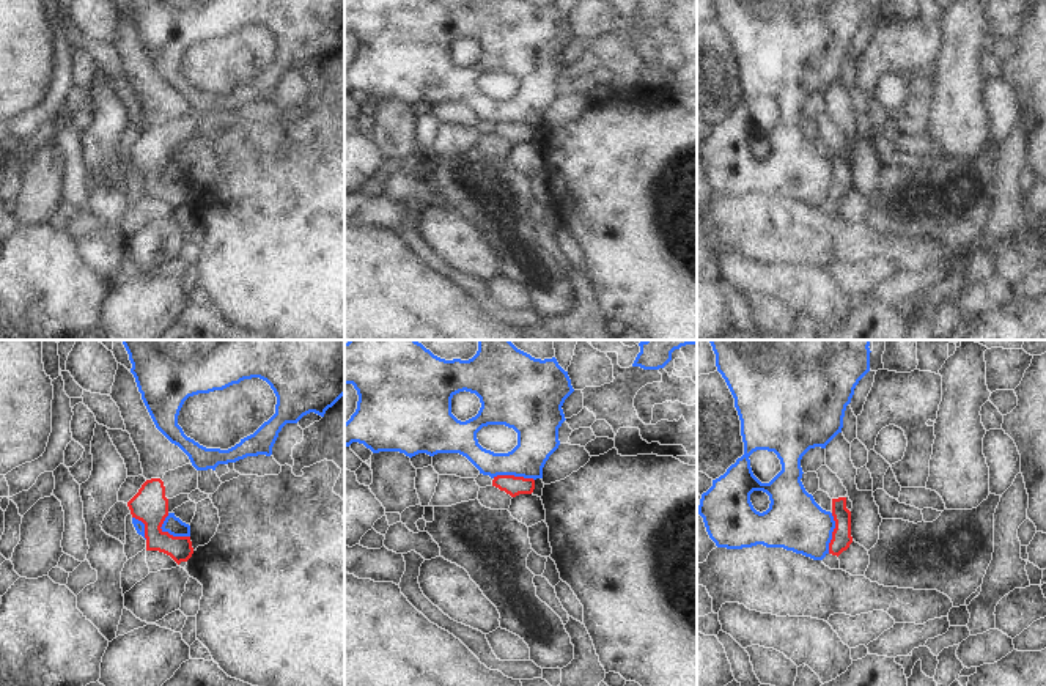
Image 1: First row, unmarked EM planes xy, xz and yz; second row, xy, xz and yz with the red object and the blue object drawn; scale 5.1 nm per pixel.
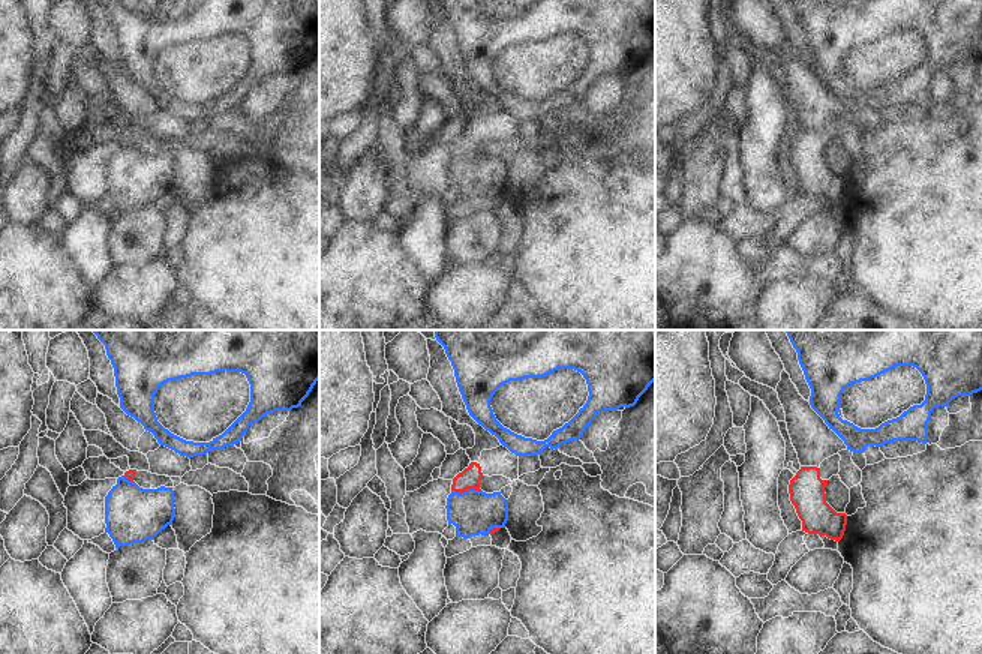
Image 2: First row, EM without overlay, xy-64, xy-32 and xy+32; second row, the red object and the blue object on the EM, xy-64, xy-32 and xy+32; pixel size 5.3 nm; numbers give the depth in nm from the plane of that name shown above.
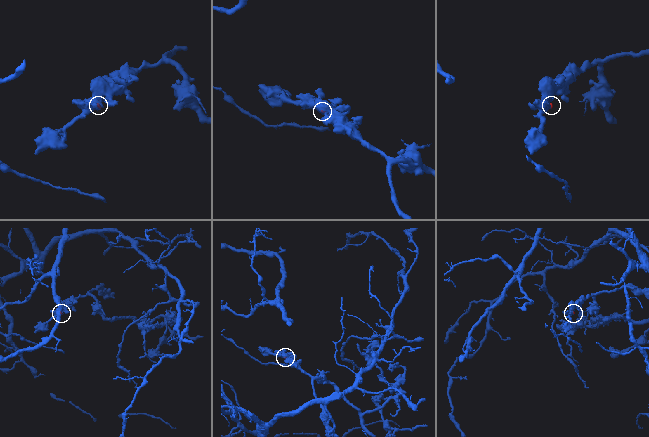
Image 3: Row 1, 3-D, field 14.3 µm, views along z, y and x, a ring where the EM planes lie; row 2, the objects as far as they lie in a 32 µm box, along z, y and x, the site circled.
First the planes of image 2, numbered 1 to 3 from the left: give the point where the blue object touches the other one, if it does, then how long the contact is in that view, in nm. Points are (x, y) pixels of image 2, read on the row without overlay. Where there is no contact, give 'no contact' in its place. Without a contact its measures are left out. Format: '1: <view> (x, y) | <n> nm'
1: xy-64 (128, 143) | 70 nm
2: xy-32 (467, 153) | 160 nm
3: no contact

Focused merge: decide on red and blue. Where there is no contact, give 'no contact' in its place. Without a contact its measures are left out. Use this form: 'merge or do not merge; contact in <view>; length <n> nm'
do not merge; contact in xy; length 170 nm

